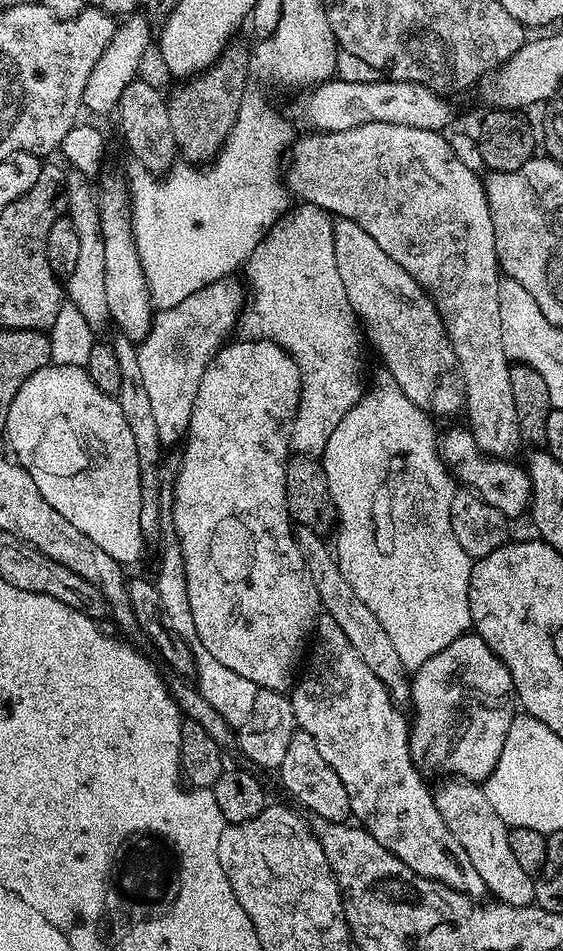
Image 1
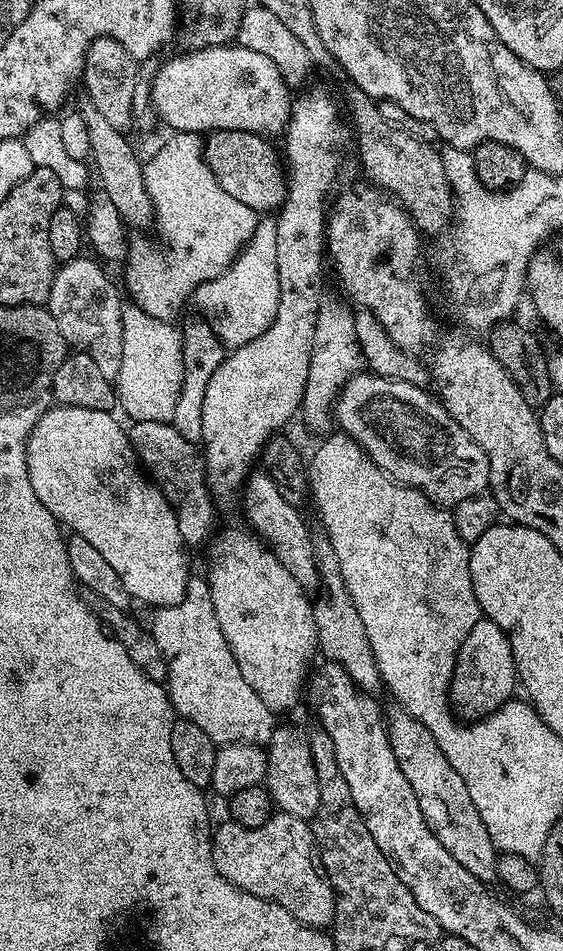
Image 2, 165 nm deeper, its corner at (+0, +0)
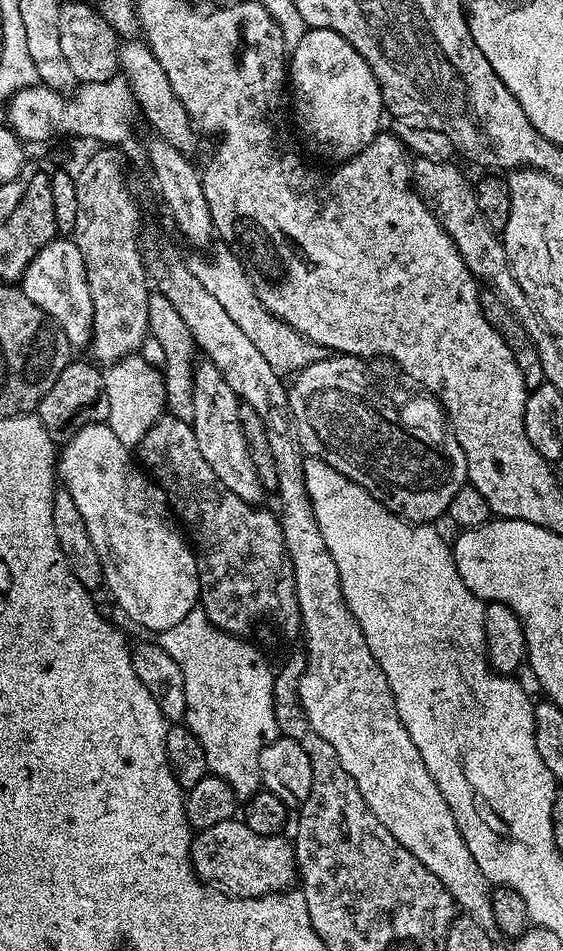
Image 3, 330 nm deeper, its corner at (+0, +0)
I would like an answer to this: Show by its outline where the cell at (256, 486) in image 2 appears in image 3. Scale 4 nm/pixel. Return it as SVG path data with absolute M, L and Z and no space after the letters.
M200 362L193 370L193 404L194 416L191 422L194 438L198 438L198 450L202 450L202 458L206 458L210 470L218 474L218 482L223 482L226 490L234 490L238 498L247 504L259 505L266 493L258 478L258 470L254 470L254 458L250 458L248 449L249 437L244 437L244 428L240 425L242 405L236 399L234 390L226 378L222 378L218 366Z

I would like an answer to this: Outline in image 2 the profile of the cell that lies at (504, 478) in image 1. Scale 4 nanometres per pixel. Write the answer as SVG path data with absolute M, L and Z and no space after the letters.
M364 370L353 376L343 387L334 420L336 424L340 423L339 431L358 442L361 450L382 469L385 476L391 476L397 484L416 488L434 504L455 506L466 498L489 491L488 456L482 446L478 446L478 442L474 442L474 438L470 438L470 434L458 426L456 419L448 414L439 399L429 392L423 392L418 385L411 384L408 378L377 376Z

